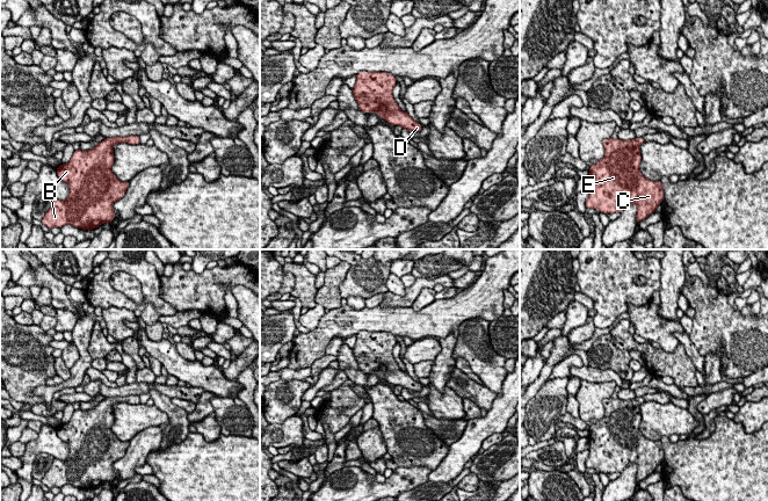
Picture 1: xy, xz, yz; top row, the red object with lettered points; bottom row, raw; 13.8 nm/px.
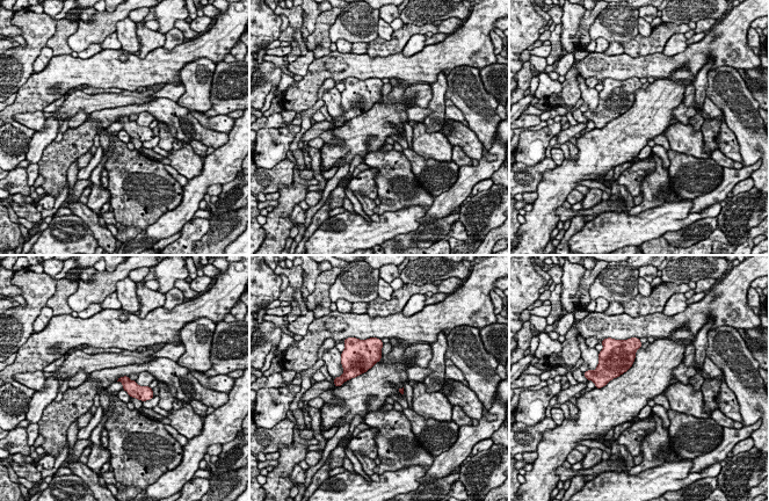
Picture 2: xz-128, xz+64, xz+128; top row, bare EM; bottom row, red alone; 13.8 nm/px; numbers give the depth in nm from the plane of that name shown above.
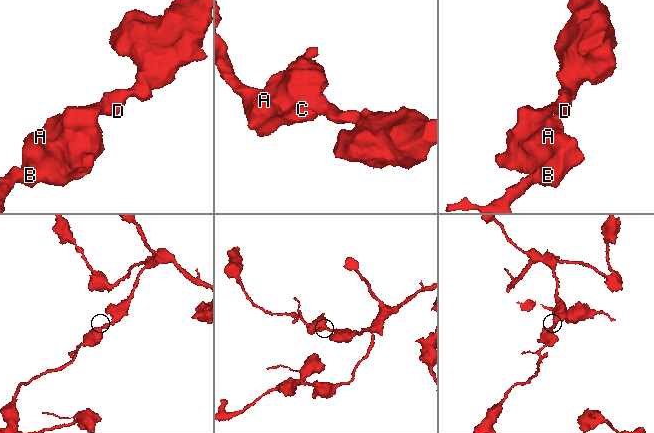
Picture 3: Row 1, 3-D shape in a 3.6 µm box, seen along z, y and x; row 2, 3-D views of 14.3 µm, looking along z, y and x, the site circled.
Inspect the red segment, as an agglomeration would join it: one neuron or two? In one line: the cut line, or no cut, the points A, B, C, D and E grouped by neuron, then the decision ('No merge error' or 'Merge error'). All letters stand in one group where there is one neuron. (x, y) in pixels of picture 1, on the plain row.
No split. Groups: A B C D E. No merge error

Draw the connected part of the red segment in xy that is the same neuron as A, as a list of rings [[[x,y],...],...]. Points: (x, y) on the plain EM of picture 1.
[[[139,395],[106,398],[94,408],[74,411],[67,423],[56,428],[58,437],[68,444],[66,460],[53,459],[41,482],[48,488],[72,485],[94,489],[115,478],[113,464],[124,457],[130,442],[119,441],[111,430],[113,406],[140,404]]]

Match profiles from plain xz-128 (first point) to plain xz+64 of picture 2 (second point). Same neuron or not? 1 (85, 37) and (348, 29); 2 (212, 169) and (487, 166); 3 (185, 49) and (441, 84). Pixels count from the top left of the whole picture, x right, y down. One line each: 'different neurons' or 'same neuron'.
1: same neuron
2: same neuron
3: different neurons

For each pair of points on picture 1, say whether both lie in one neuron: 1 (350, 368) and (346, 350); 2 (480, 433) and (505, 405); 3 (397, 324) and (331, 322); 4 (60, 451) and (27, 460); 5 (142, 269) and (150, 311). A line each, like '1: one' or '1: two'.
1: one
2: one
3: one
4: one
5: two

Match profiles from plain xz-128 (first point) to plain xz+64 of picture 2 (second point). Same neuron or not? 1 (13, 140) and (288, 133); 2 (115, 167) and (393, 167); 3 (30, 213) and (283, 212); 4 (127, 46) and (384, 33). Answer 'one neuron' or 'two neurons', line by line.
1: one neuron
2: one neuron
3: two neurons
4: one neuron

